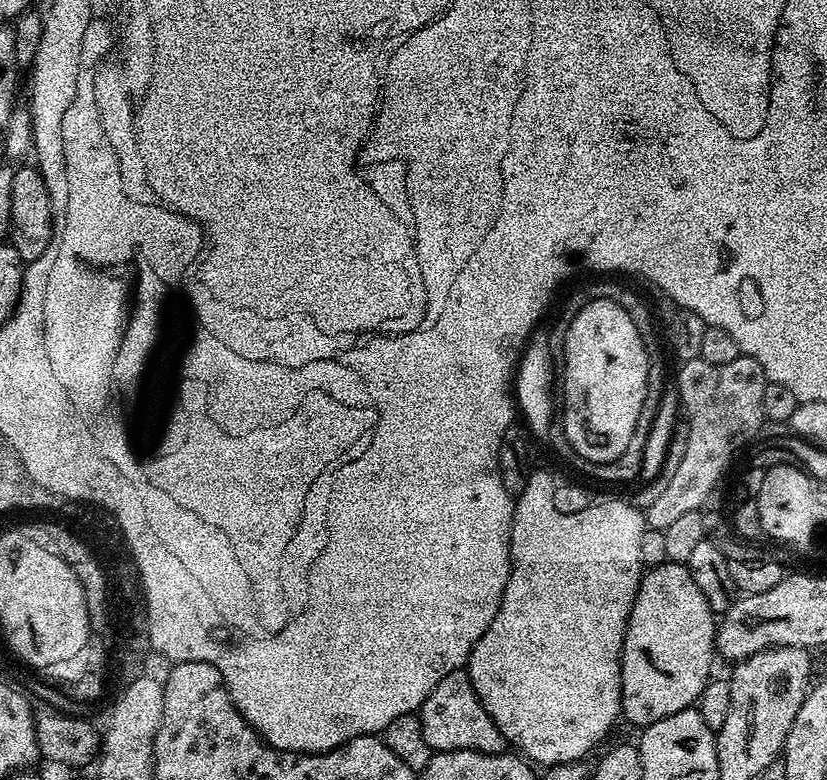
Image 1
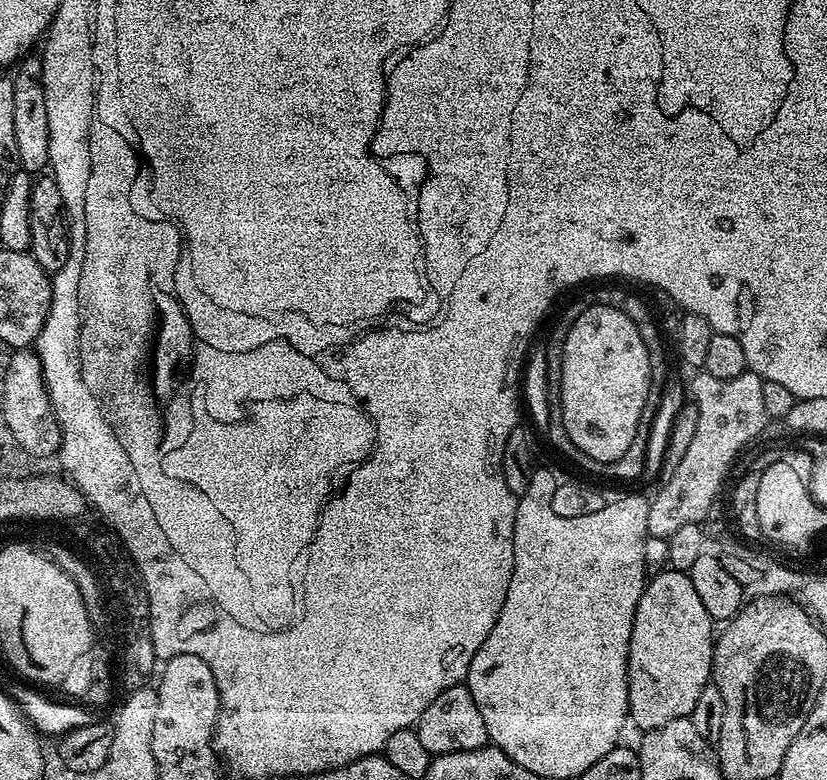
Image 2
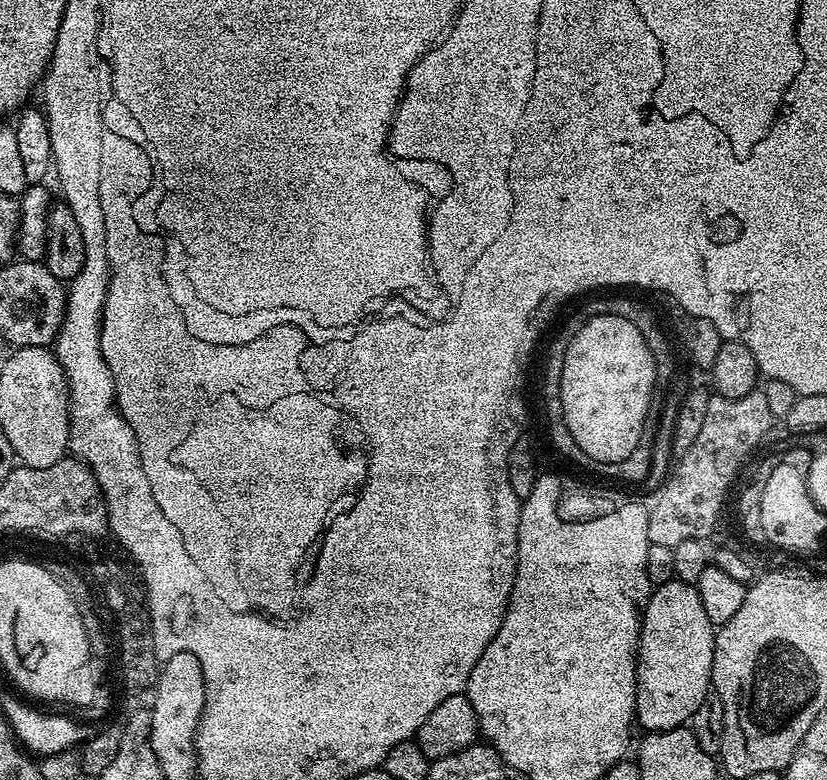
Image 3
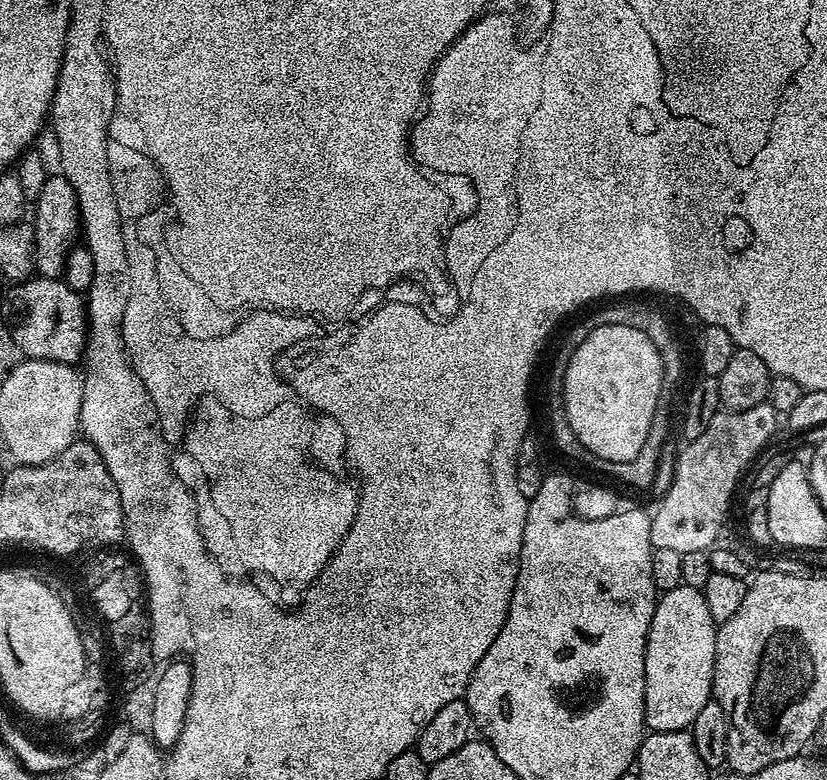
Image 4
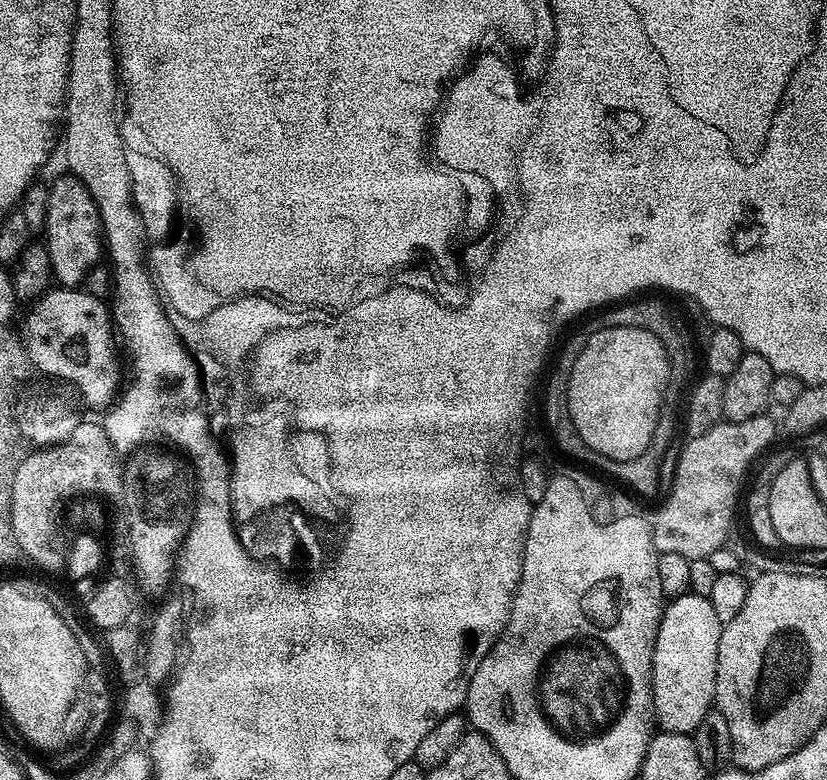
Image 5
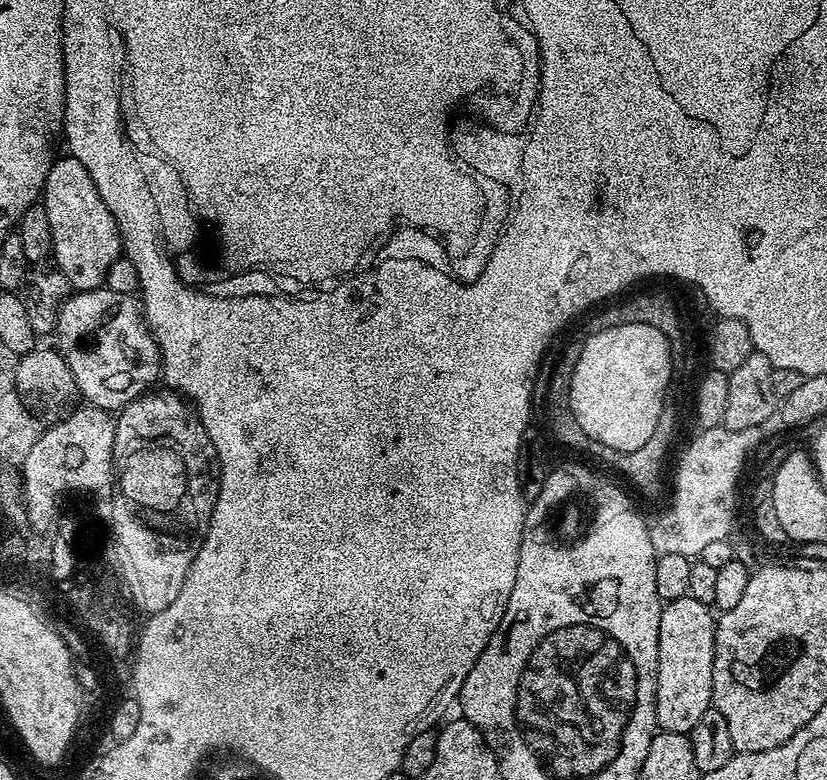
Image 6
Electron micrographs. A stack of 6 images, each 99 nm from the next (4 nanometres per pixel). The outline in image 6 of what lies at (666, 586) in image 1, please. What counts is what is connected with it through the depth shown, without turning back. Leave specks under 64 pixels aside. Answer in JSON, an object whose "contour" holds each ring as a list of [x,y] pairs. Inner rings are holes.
{"contour":[[[686,595],[667,601],[658,622],[656,723],[665,732],[691,734],[698,718],[712,707],[712,667],[716,620],[713,609]]]}

